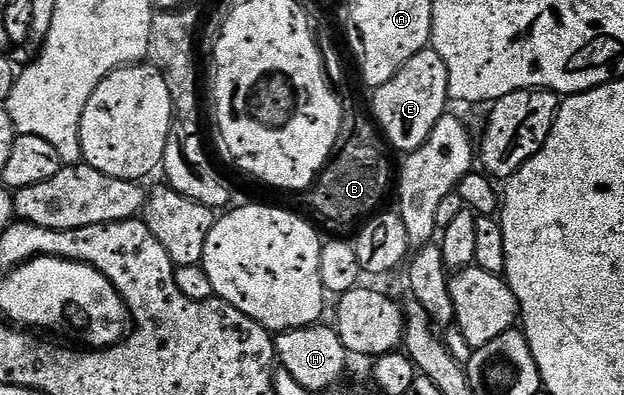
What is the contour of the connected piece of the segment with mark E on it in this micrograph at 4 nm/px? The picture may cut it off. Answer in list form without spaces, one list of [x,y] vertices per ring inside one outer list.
[[[427,46],[417,52],[396,75],[384,86],[373,89],[373,119],[389,147],[395,153],[409,154],[416,151],[424,142],[428,142],[428,134],[432,134],[432,126],[447,115],[450,91],[448,90],[448,66],[444,66],[444,58]]]

